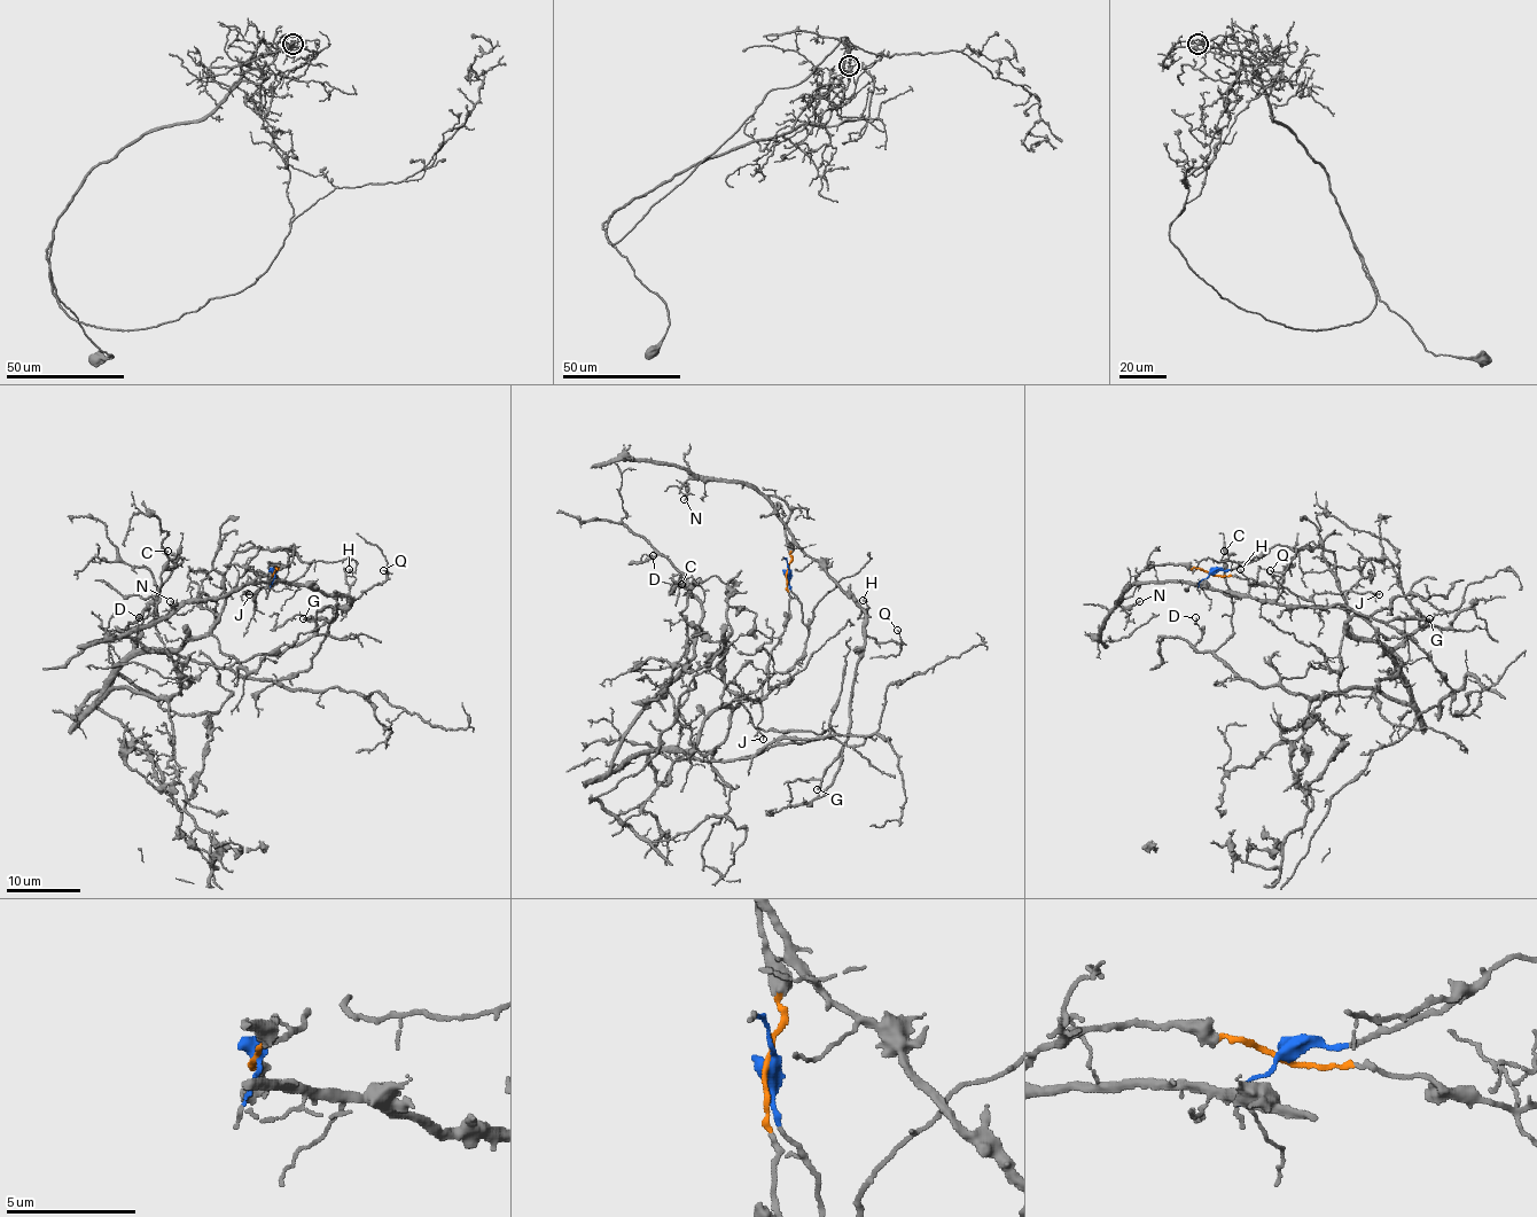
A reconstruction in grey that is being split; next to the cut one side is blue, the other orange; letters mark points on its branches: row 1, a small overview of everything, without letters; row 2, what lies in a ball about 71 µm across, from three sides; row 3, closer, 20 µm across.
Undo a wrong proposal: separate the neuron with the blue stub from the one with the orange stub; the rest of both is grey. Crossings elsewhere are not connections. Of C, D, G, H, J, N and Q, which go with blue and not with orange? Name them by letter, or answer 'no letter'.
C, D

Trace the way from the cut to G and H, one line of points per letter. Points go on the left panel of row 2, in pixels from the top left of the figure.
G: (273, 575), (271, 566), (277, 566), (255, 582), (304, 584), (351, 599), (336, 605), (334, 619), (303, 619)
H: (273, 575), (271, 566), (277, 566), (255, 582), (348, 593), (355, 578), (349, 569)

